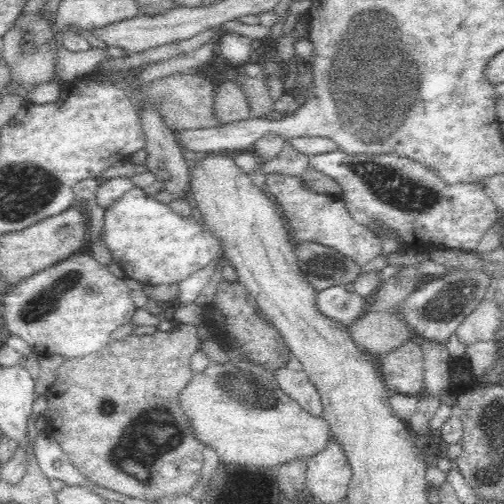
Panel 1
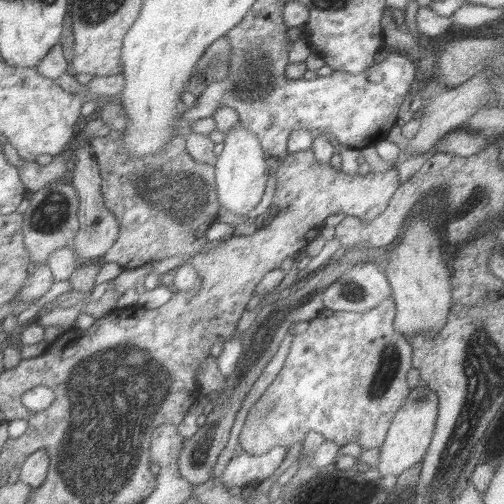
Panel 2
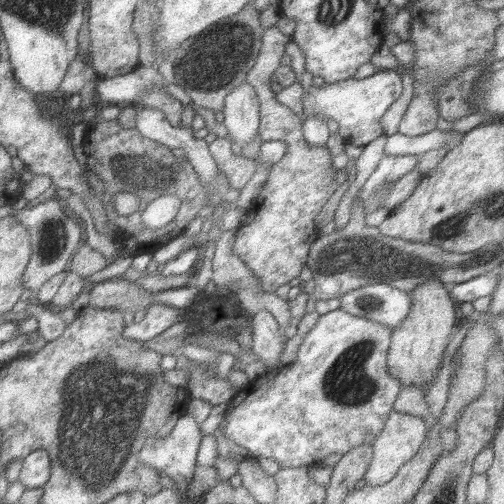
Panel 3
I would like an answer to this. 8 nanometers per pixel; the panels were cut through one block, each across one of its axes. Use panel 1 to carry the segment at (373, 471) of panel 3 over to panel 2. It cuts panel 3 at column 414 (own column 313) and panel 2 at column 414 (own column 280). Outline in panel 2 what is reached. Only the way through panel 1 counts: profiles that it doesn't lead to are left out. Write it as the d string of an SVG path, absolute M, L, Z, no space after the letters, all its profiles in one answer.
M423 384L419 388L413 388L413 392L409 392L409 398L393 416L389 434L385 436L385 442L379 448L379 462L375 466L375 470L379 472L379 478L385 478L387 474L399 476L407 468L413 468L417 462L423 460L423 456L431 444L433 432L435 432L437 412L439 412L439 398L435 396L435 392L431 392L429 386Z

